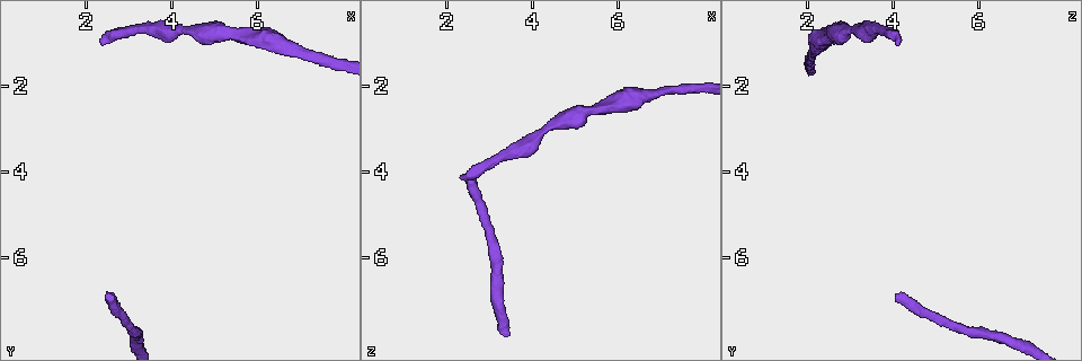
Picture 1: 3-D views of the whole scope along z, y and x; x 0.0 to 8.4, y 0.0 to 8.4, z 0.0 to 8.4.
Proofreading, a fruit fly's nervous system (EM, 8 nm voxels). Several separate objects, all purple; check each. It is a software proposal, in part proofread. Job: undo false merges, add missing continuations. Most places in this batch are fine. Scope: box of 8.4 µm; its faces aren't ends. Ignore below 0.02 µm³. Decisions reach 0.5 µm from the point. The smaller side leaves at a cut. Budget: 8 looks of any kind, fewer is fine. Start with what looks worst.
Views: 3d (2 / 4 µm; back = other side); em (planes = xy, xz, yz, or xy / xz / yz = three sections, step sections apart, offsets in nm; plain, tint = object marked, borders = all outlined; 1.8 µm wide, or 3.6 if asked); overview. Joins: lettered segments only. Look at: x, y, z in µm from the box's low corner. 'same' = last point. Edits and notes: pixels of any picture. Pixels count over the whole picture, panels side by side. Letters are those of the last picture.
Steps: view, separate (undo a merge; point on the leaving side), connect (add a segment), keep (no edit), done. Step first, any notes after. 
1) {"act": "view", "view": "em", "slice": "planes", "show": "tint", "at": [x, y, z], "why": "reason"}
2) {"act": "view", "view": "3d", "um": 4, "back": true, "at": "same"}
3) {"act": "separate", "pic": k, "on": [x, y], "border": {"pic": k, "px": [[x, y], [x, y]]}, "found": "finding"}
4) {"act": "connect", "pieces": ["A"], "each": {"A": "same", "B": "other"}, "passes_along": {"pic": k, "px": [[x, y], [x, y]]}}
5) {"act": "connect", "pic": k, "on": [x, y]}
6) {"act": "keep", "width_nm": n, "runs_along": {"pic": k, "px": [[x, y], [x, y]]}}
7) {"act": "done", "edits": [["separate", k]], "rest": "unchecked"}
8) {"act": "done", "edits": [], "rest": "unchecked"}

{"act": "view", "view": "em", "slice": "xz", "step": 16, "show": "tint", "at": [2.55, 6.85, 4.10], "why": "free end"}

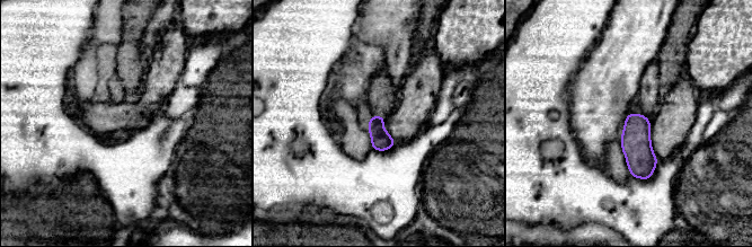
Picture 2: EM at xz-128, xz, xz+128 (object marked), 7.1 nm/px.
{"act": "view", "view": "em", "slice": "planes", "show": "borders", "at": "same"}

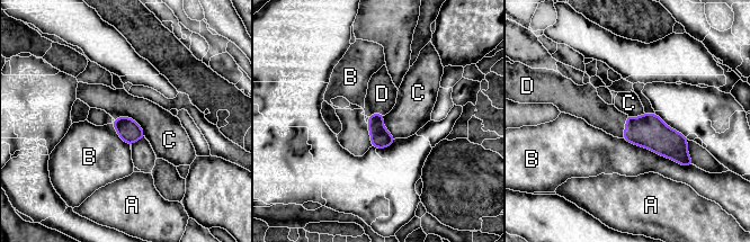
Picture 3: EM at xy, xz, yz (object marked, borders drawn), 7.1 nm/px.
{"act": "connect", "pieces": ["D"], "width_nm": 140, "each": {"A": "other", "B": "other", "C": "other", "D": "same"}, "passes_along": {"pic": 3, "px": [[648, 131], [625, 126], [598, 114]]}, "found": "the neuron continues"}

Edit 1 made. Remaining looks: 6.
{"act": "view", "view": "overview"}

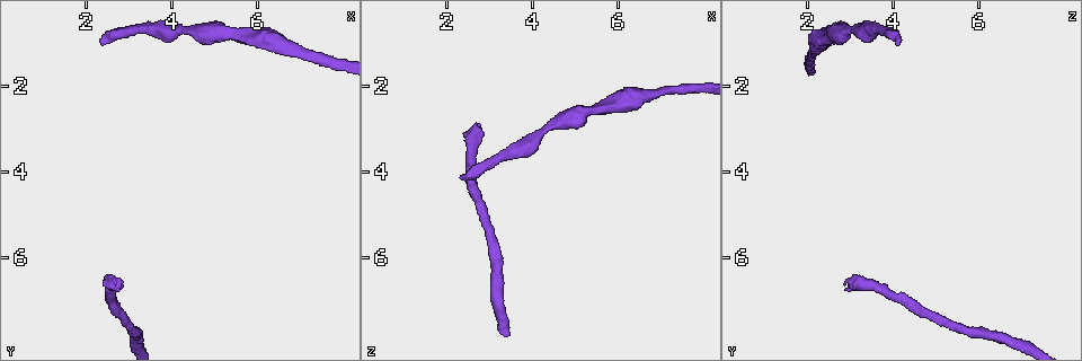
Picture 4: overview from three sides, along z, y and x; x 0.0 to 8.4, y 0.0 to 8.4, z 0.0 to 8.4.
{"act": "view", "view": "em", "slice": "planes", "show": "plain", "at": [2.35, 1.00, 4.15], "why": "end of a long branch"}

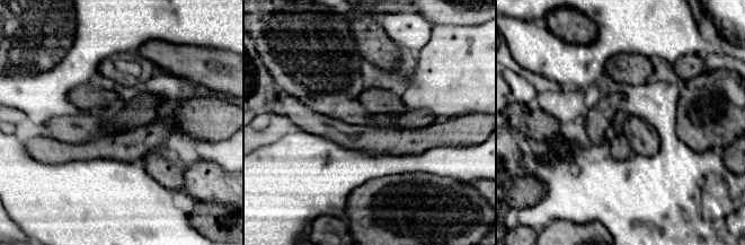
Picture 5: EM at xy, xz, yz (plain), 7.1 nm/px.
{"act": "view", "view": "em", "slice": "planes", "show": "borders", "at": "same", "why": "see the neighbours"}

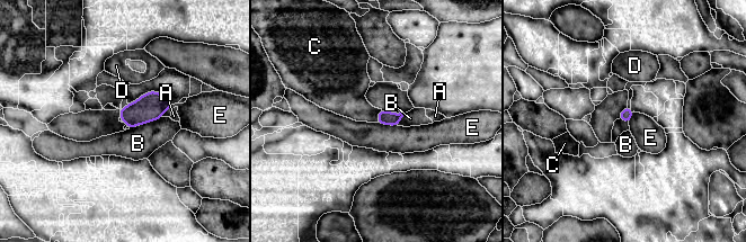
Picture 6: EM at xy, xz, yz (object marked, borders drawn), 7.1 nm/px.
{"act": "connect", "pieces": ["C"], "longest_contact_nm": ["B", 170], "each": {"A": "other", "B": "other", "C": "same", "D": "other", "E": "other"}, "passes_along": {"pic": 6, "px": [[384, 117], [378, 116], [347, 99]]}, "found": "the neuron continues"}

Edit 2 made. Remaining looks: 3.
{"act": "view", "view": "em", "slice": "planes", "show": "tint", "at": [6.65, 1.10, 2.15], "why": "calibre changes"}

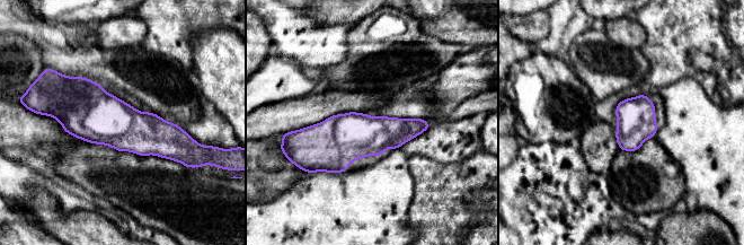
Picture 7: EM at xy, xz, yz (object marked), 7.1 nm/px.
{"act": "view", "view": "em", "slice": "planes", "show": "borders", "at": "same"}

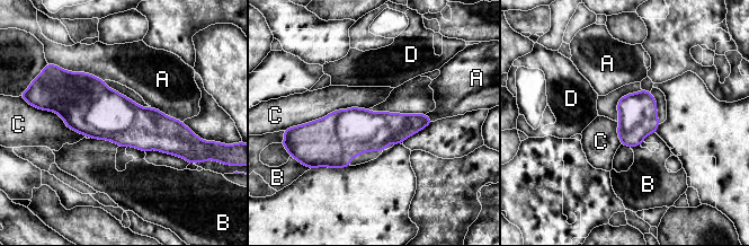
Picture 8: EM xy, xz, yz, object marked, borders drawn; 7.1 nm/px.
{"act": "keep", "each": {"A": "other", "B": "other", "C": "other", "D": "other"}, "border": {"pic": 8, "px": [[367, 108], [335, 110], [296, 126]]}, "found": "all the same neuron"}

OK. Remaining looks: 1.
{"act": "done", "edits": [["connect", 3], ["connect", 6]], "rest": "unchecked"}

